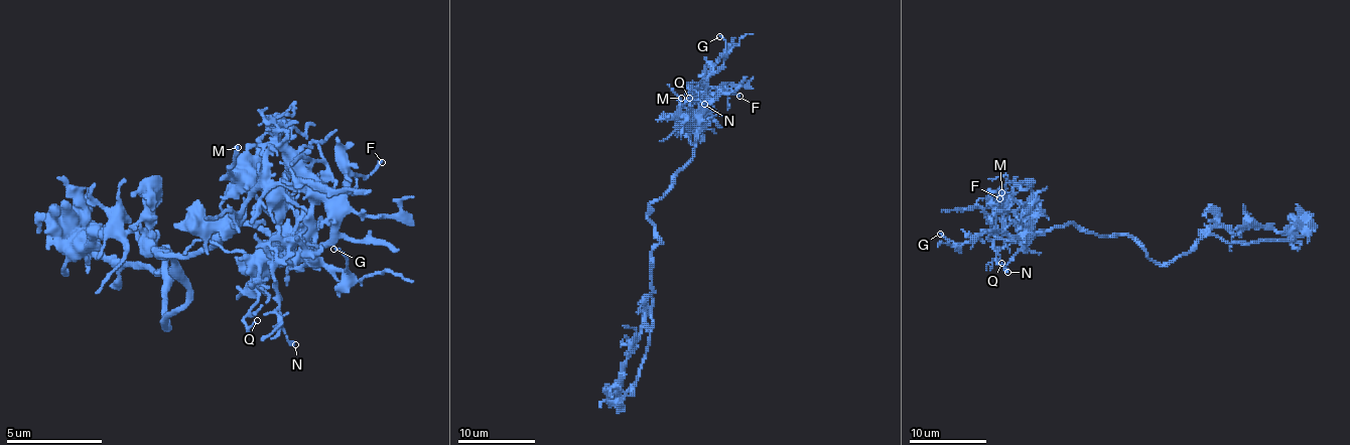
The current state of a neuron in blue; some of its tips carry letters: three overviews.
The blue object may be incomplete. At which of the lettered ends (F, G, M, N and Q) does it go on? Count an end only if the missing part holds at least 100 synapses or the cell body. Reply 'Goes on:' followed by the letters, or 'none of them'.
Goes on: none of them

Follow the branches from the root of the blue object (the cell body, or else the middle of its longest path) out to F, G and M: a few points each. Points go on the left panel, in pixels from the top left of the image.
F: (156, 253), (198, 253), (238, 225), (281, 244), (304, 219), (328, 214), (314, 190), (333, 190), (382, 162)
G: (156, 253), (198, 253), (238, 225), (252, 225), (281, 249), (304, 253), (300, 244), (348, 272), (333, 249)
M: (156, 253), (198, 253), (238, 225), (252, 225), (281, 244), (281, 214), (228, 166), (238, 147)

